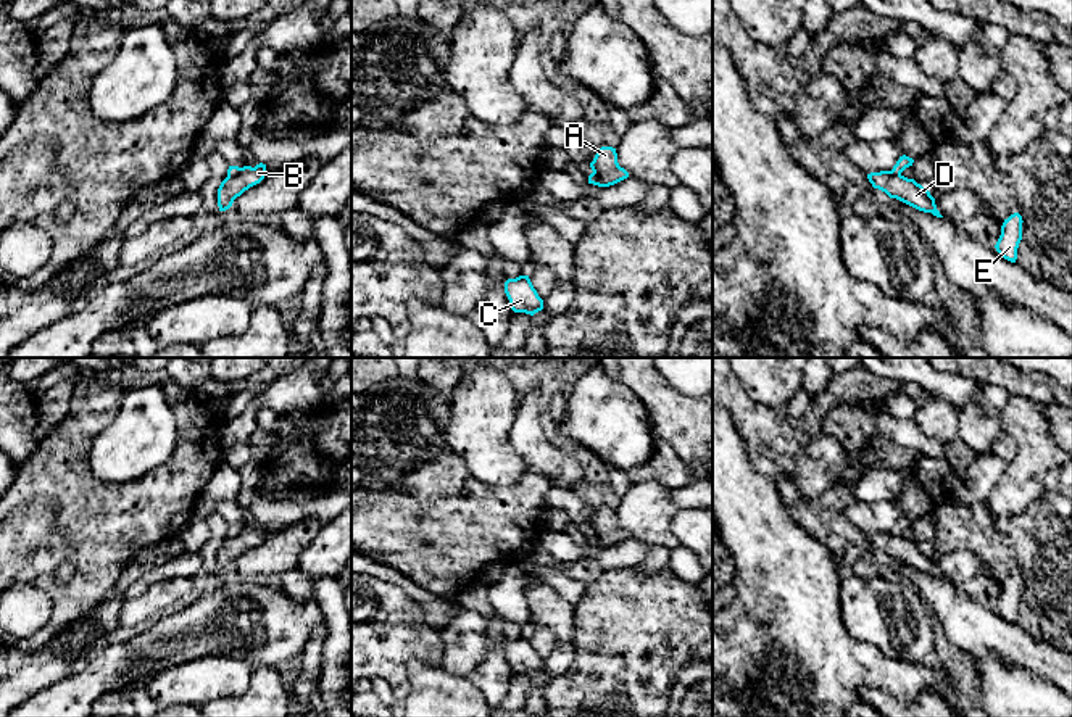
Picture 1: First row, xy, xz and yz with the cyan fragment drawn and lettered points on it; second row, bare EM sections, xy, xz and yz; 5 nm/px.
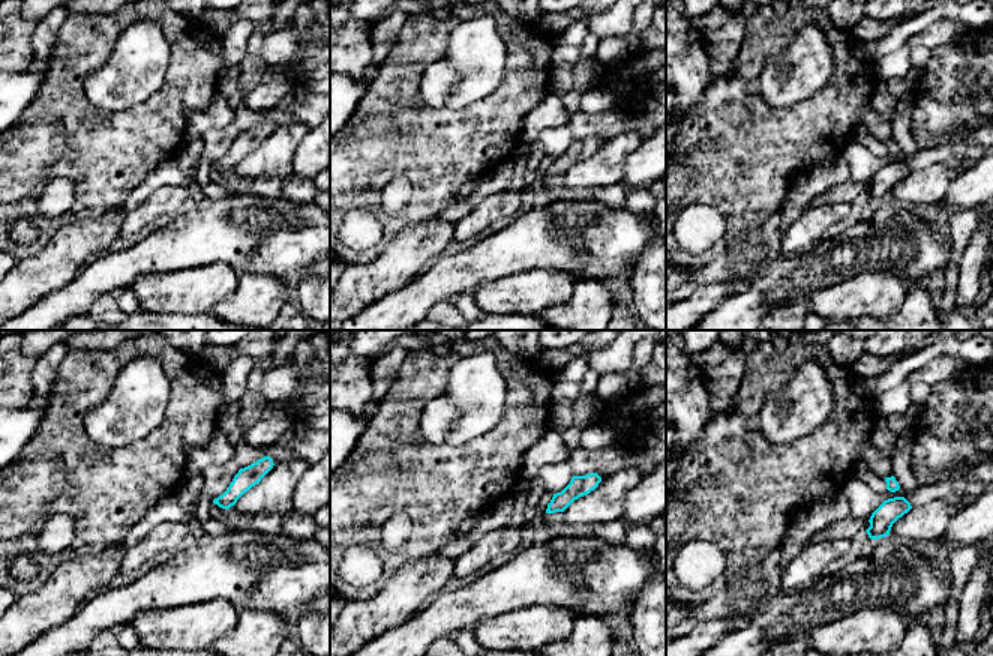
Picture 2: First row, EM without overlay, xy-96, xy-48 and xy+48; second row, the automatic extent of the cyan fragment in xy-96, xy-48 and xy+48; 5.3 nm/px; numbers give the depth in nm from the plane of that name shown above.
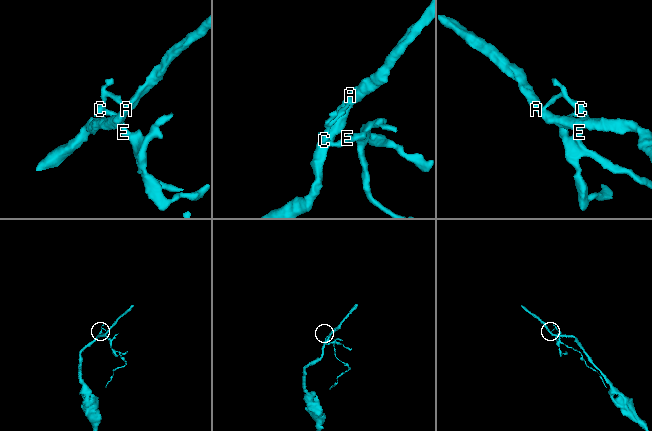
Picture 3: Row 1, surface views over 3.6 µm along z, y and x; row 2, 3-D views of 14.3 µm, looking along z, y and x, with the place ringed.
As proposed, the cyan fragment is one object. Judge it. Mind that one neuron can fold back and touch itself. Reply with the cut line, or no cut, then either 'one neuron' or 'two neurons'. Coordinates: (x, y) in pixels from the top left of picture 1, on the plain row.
yz (889, 532), (900, 535) | two neurons

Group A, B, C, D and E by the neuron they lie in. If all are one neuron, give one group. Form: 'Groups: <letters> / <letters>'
Groups: A B D / C E

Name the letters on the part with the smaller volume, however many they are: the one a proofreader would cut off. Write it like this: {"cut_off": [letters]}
{"cut_off": ["C", "E"]}

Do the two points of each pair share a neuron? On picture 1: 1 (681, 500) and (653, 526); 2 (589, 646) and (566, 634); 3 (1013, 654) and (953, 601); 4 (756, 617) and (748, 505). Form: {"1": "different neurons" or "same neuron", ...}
{"1": "different neurons", "2": "different neurons", "3": "same neuron", "4": "same neuron"}

